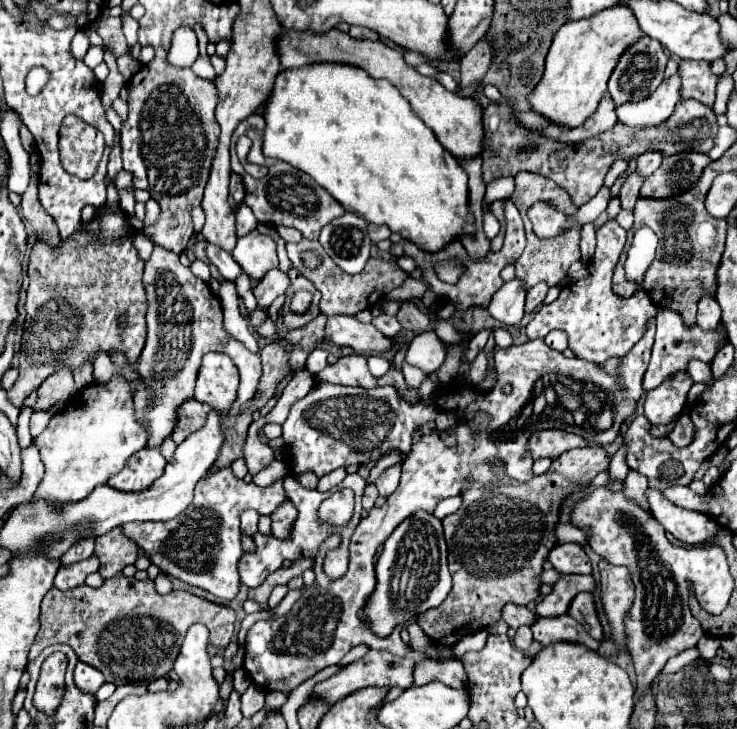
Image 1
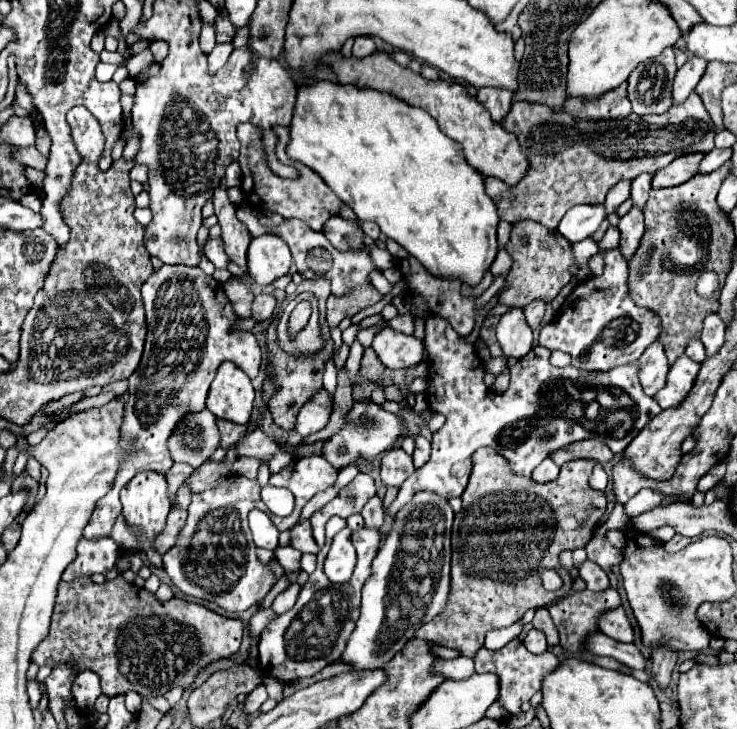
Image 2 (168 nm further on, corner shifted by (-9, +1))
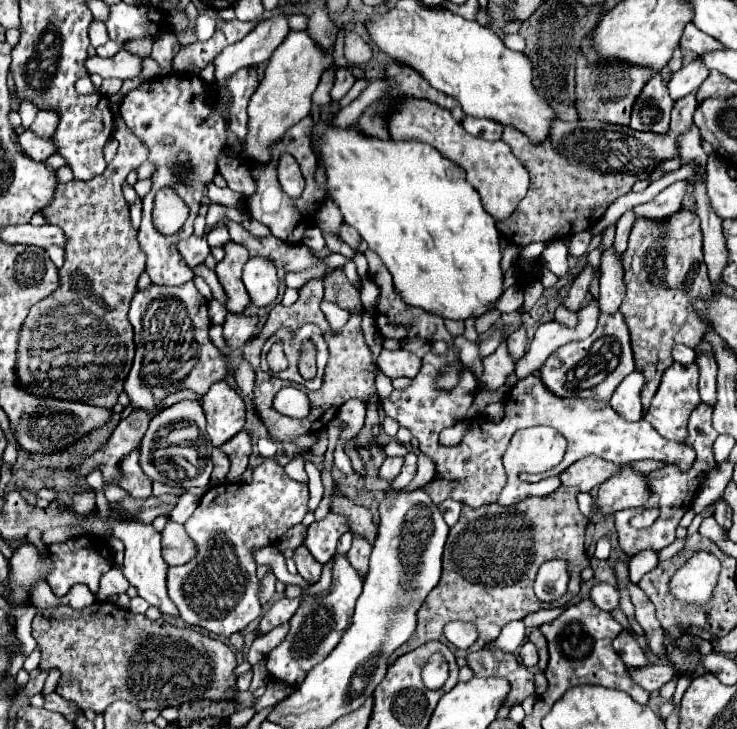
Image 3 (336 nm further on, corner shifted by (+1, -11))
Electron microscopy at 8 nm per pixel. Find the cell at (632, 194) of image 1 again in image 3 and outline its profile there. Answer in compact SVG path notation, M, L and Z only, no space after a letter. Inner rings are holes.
M610 246L608 250L602 252L602 264L600 264L600 310L602 312L616 312L620 308L620 302L626 294L626 284L624 284L624 268L622 268L622 258Z

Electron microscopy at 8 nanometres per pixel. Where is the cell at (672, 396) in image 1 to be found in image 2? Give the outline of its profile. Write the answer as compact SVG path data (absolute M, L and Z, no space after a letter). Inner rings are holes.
M680 356L670 366L666 388L662 388L658 392L658 396L654 396L654 400L660 404L662 410L674 408L686 398L686 394L690 392L694 380L698 376L698 370L700 370L700 364L694 364L694 360L690 360L688 356Z

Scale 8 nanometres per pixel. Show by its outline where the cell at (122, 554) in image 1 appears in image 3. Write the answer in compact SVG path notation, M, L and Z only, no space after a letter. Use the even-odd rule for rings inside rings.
M168 520L166 528L162 530L162 556L168 566L178 566L188 562L196 554L192 540L186 536L184 526L178 522Z

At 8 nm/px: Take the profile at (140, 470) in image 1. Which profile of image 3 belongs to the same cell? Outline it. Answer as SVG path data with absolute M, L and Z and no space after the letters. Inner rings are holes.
M116 518L112 520L112 536L120 538L124 542L124 568L122 574L126 576L126 580L136 586L138 596L142 596L148 604L160 608L164 614L172 614L178 616L176 606L172 604L172 600L166 594L166 570L168 564L162 560L160 554L160 532L154 530L152 524L144 524L140 520L128 520L128 518Z

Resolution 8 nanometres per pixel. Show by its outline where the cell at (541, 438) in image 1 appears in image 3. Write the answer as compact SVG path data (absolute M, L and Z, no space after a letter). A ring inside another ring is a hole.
M586 456L572 466L568 466L562 474L560 480L564 486L576 486L582 492L590 492L594 486L602 484L608 476L612 476L618 470L616 464L608 464L606 460L598 456Z

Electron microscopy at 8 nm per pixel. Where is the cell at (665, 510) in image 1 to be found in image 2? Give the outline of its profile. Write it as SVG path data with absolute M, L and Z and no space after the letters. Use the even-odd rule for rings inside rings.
M664 526L658 528L658 530L654 530L652 532L645 532L650 538L654 538L654 540L658 540L660 544L666 544L676 532L674 532L674 528L670 528L670 526Z

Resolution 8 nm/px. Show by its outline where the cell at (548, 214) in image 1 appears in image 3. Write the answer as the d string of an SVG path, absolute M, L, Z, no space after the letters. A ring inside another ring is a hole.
M696 92L684 96L682 100L674 102L672 108L672 120L670 128L666 134L652 134L652 132L636 132L628 126L616 126L616 124L606 124L606 122L562 122L562 120L552 120L550 132L544 142L532 144L524 132L520 132L514 126L506 126L502 140L512 148L514 156L522 162L522 166L530 174L530 188L526 196L520 200L516 210L506 218L498 220L496 228L502 234L504 240L512 244L526 246L530 242L550 242L550 240L560 240L566 236L572 236L580 230L590 228L594 222L602 218L606 208L622 194L628 194L632 184L636 180L648 180L654 168L670 158L678 158L678 136L690 130L692 126L692 116L696 110Z

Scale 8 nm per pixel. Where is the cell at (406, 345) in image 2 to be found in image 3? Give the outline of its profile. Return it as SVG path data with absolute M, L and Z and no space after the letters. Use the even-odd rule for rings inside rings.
M382 348L376 364L388 378L400 378L400 376L414 378L420 370L420 358L404 348L398 348L398 350Z

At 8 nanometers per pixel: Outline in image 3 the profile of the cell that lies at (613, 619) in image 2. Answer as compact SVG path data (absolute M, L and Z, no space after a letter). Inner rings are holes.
M622 630L614 642L612 642L614 650L620 654L622 662L628 666L628 668L640 668L646 664L646 656L644 656L644 650L638 646L638 642L634 640L634 636L626 630Z

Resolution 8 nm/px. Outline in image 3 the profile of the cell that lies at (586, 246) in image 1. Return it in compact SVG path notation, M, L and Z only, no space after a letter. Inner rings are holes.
M562 242L548 244L540 258L544 260L544 266L550 272L554 272L558 278L566 278L566 274L570 272L570 266L568 266L568 248Z

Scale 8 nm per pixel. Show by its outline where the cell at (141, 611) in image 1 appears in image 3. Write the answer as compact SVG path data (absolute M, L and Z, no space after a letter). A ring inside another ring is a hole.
M96 602L82 610L72 610L70 606L38 608L32 620L32 636L40 650L38 670L60 670L56 694L76 702L82 710L92 708L94 712L104 712L114 700L128 700L138 710L164 710L196 698L232 698L236 692L236 676L232 674L236 656L222 640L210 638L194 628L172 626L162 618L152 622L144 614L132 614L108 602Z

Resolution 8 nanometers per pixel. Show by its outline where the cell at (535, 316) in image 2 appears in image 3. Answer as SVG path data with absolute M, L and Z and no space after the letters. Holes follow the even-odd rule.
M520 324L510 336L508 336L508 350L514 360L520 360L528 348L528 336L526 336L526 326Z

